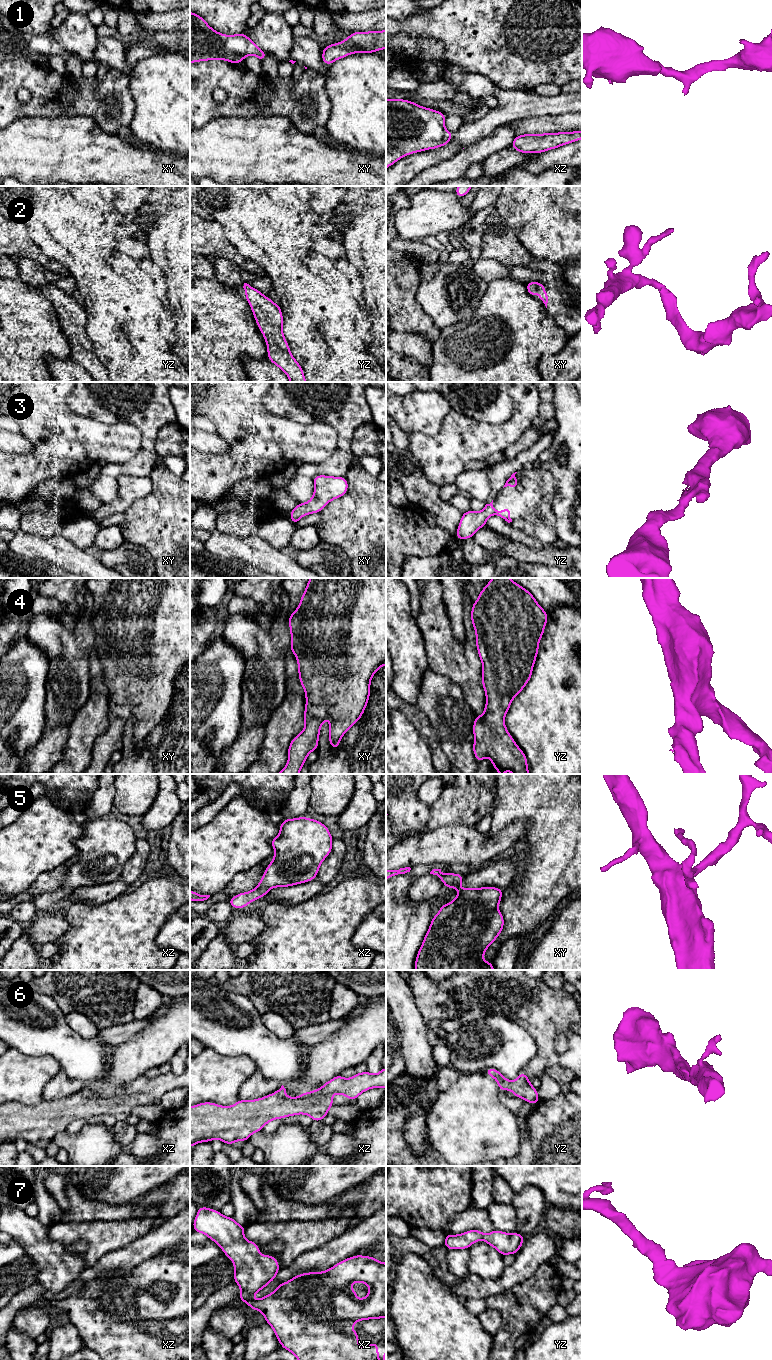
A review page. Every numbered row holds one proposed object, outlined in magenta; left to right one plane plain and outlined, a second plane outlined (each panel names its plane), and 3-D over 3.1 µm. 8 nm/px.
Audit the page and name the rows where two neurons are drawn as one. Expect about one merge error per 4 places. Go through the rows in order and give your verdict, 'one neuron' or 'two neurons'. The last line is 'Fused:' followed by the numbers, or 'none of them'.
1: one neuron
2: one neuron
3: one neuron
4: one neuron
5: one neuron
6: one neuron
7: one neuron
Fused: none of them

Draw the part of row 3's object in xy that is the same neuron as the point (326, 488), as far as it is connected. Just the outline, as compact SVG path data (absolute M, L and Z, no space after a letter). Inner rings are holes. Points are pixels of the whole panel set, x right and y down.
M317 475L313 479L313 497L306 503L298 503L290 512L290 520L296 523L305 515L319 513L330 501L345 495L348 482L345 477Z

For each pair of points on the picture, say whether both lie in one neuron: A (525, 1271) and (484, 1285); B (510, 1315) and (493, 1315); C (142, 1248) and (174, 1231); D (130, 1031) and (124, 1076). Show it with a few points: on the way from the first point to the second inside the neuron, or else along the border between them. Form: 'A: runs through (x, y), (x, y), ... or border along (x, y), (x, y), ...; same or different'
A: runs through (515, 1273), (503, 1283), (494, 1285); same
B: border along (496, 1308), (500, 1314), (500, 1327), (493, 1336); different
C: runs through (150, 1245), (166, 1236); same
D: border along (149, 1025), (111, 1047); different

